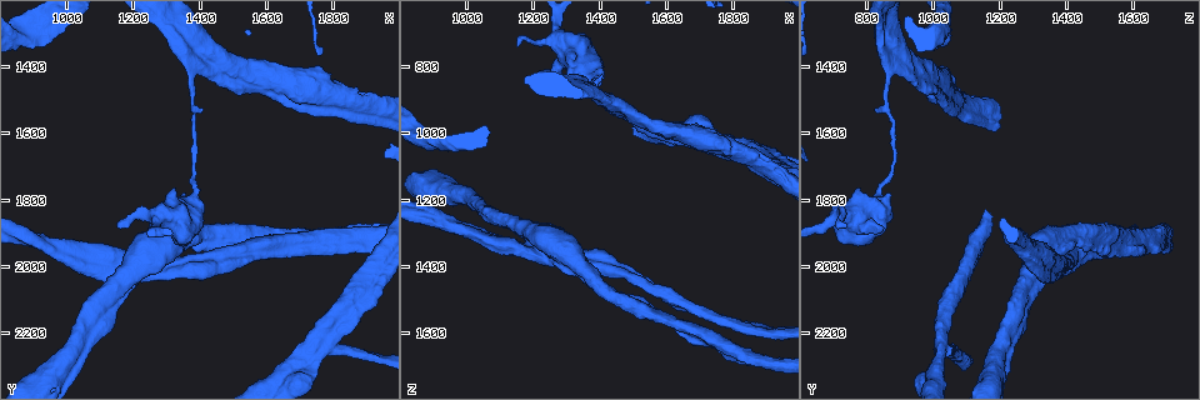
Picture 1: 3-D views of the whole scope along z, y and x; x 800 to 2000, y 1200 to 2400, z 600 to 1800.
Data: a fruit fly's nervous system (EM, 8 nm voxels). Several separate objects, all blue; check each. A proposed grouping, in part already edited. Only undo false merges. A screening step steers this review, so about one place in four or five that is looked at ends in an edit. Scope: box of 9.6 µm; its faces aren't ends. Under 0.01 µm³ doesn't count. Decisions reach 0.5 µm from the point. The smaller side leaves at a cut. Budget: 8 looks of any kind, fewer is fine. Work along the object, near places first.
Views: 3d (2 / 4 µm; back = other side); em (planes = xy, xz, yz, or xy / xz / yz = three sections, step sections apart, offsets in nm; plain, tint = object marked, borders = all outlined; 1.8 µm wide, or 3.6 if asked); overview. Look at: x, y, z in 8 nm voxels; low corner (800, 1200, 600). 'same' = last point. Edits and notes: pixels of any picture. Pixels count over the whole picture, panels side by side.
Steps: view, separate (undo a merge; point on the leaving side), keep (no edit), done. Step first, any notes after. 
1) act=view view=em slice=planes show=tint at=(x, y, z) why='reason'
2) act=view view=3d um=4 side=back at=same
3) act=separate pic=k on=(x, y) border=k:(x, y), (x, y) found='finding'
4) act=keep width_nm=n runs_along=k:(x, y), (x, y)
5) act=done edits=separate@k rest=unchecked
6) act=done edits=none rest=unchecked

act=view view=em slice=xy step=16 show=tint at=(940, 2320, 1180) why='side arm on a straight run'

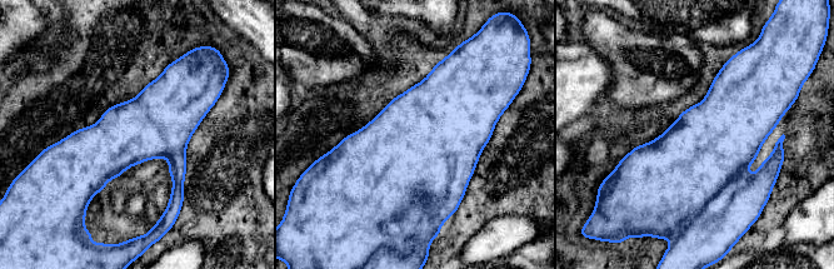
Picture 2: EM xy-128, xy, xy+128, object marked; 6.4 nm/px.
act=view view=em slice=planes show=tint at=same why='another direction'

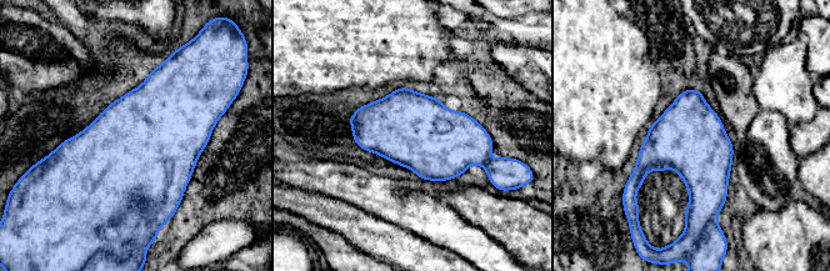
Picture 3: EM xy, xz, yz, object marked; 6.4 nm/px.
act=keep width_nm=460 found='all the same cell'

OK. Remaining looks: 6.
act=view view=3d um=4 at=(1080, 2140, 1250)

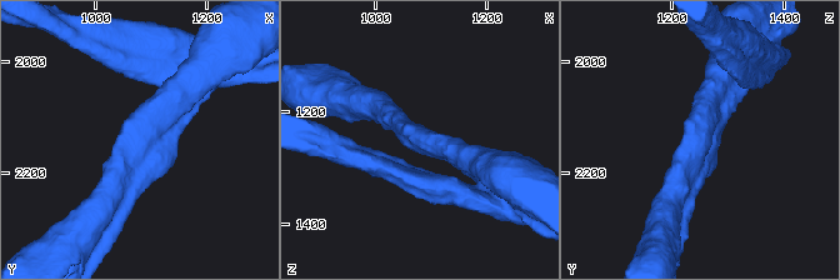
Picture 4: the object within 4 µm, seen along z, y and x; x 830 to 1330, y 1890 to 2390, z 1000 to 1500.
act=view view=em slice=planes show=plain at=(1075, 2135, 1245) why='need the tissue'

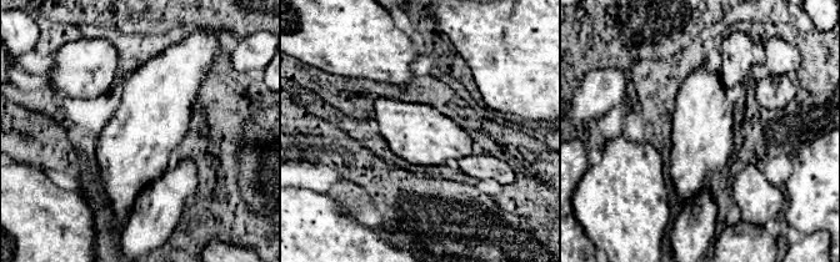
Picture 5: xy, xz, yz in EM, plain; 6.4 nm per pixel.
act=view view=em slice=planes show=tint at=same

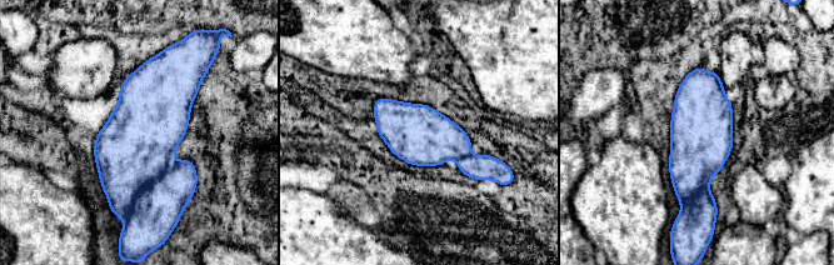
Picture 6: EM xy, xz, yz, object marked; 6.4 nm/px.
act=keep width_nm=380 found='all the same cell'

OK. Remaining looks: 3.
act=view view=em um=3.6 slice=planes show=tint at=(1390, 1780, 840) why='calibre changes'

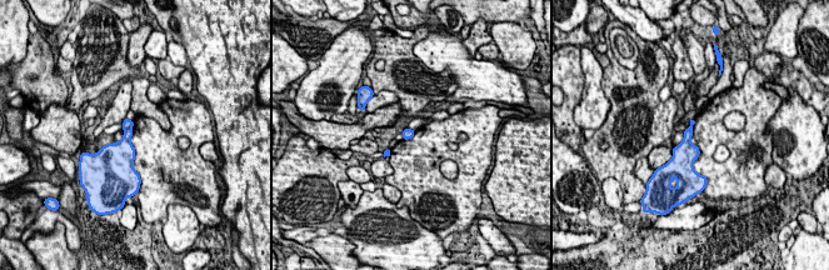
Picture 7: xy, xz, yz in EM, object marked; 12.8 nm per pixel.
act=separate pic=7 on=(124, 146) width_nm=130 border=7:(131, 126), (124, 130) found='a second cell is stuck on'

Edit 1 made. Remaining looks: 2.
act=done edits=separate@7 rest=unchecked

